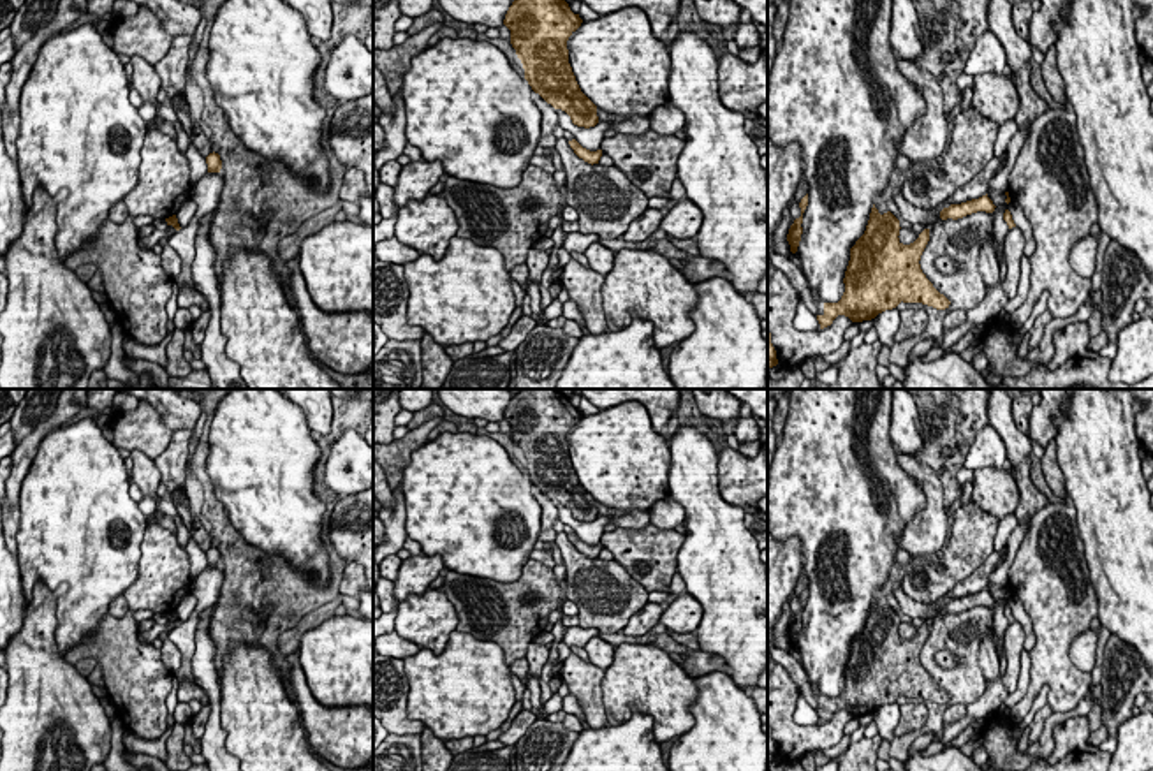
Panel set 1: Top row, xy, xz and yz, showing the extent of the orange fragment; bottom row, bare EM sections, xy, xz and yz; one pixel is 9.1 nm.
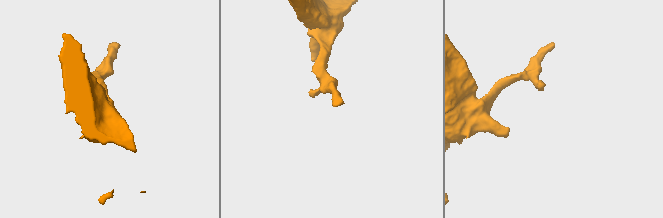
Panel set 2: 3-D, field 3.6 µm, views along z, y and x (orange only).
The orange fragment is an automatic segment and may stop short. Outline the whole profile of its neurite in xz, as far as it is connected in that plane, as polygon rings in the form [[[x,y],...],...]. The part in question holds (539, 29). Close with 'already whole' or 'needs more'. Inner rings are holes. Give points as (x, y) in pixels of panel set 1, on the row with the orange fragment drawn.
[[[514,0],[503,19],[532,90],[590,128],[599,123],[597,106],[581,92],[567,49],[581,23],[565,0]]]; already whole

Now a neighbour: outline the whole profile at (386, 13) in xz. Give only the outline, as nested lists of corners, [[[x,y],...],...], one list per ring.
[[[373,0],[373,49],[394,46],[394,23],[401,16],[400,0]]]

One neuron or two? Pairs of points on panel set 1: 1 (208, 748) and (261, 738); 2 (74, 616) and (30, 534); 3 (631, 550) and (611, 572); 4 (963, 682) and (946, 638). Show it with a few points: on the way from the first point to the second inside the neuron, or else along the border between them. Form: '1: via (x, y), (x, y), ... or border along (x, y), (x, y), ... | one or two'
1: border along (220, 704), (220, 726), (229, 752) | two
2: via (78, 595), (78, 581), (51, 555) | one
3: border along (613, 558), (648, 592) | two
4: via (963, 671), (963, 655), (956, 648) | one

